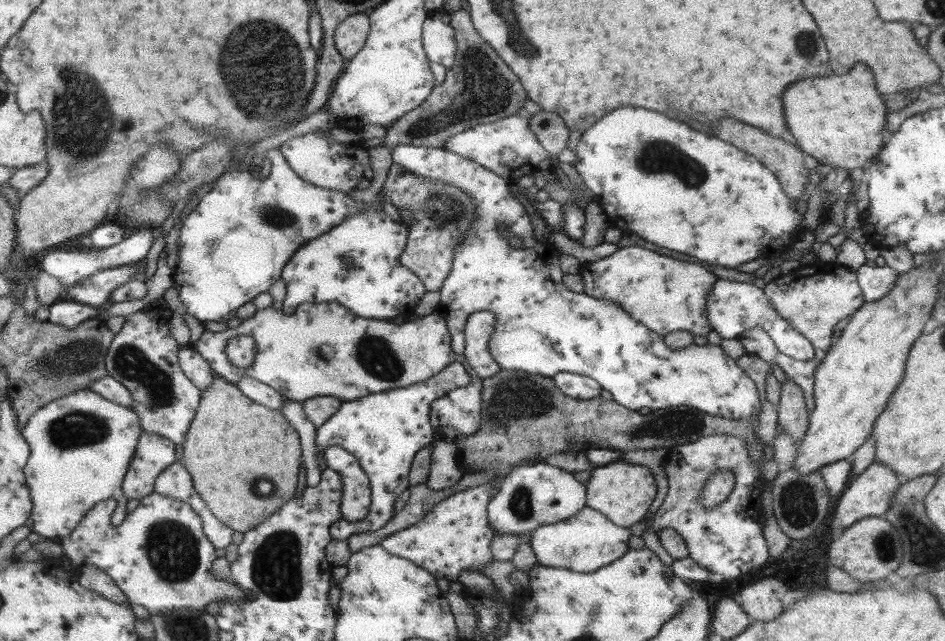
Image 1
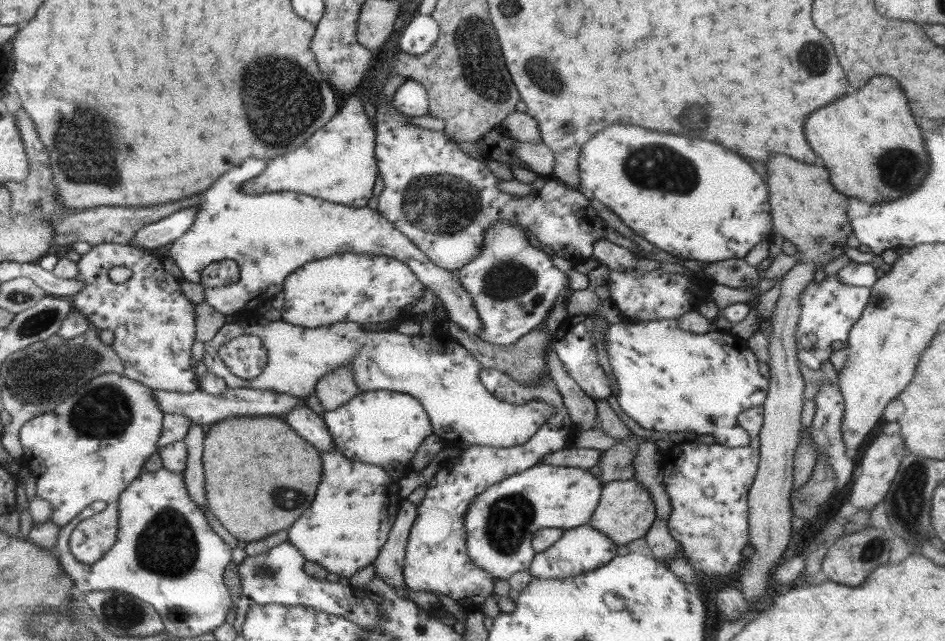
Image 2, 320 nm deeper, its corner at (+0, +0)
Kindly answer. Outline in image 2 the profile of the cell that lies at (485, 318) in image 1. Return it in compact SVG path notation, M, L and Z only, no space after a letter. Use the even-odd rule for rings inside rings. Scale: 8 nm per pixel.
M510 222L488 227L481 254L456 273L481 320L478 337L496 346L511 345L538 327L569 282L567 274L552 264L551 253L534 248L522 227Z

